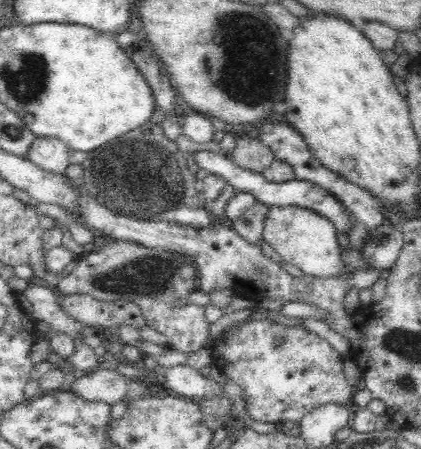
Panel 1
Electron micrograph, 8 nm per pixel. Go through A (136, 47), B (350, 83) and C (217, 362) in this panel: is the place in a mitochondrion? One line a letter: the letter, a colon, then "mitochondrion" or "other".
A: other
B: other
C: other

